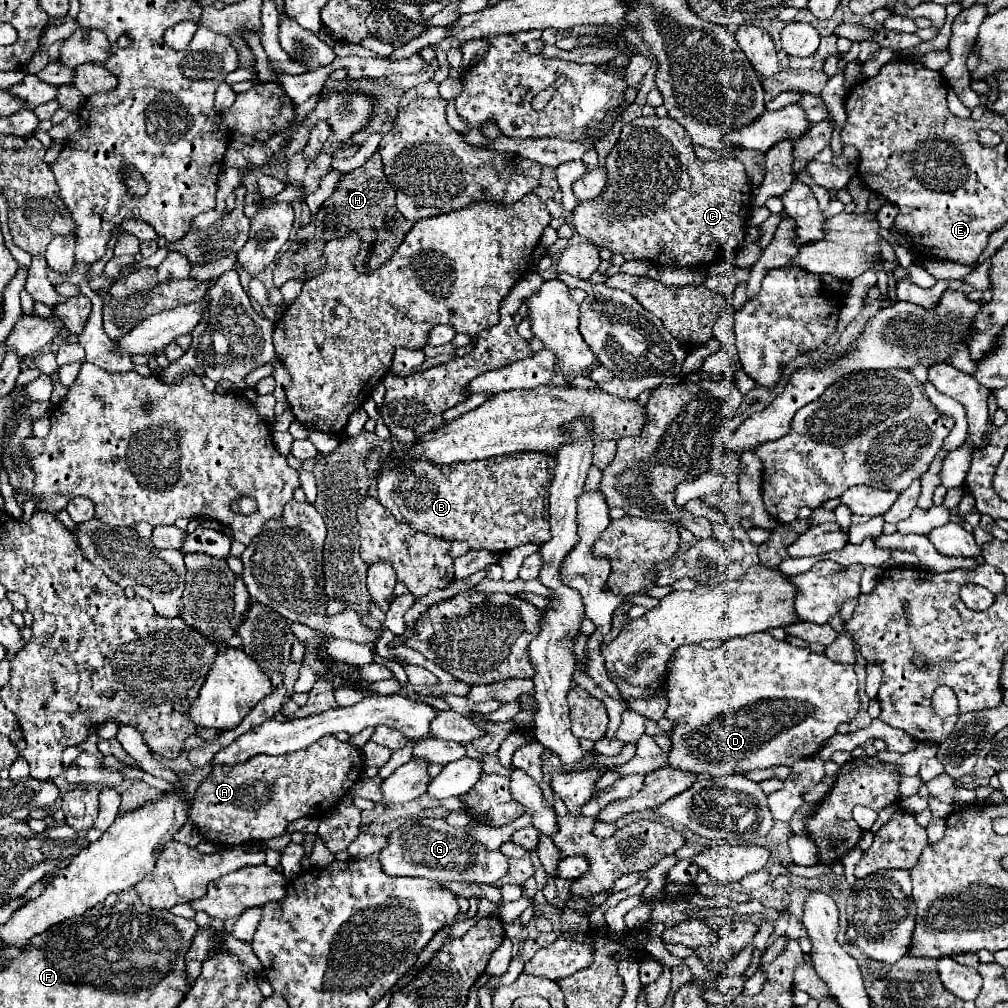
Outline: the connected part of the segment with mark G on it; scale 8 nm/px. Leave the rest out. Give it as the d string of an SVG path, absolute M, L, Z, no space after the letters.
M412 819L412 825L402 825L388 837L388 847L380 853L380 863L388 875L424 877L430 881L466 881L466 883L496 883L508 871L508 857L500 851L488 851L480 841L472 839L464 827L450 827L444 819Z

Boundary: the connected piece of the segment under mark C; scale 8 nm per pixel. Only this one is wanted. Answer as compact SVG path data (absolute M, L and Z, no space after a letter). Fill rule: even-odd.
M638 117L630 123L626 123L622 127L622 133L620 133L620 139L618 143L614 145L614 149L610 151L610 155L606 157L605 168L607 171L608 185L604 187L604 193L600 193L600 197L594 197L590 201L580 201L576 205L576 209L572 211L572 225L574 229L578 231L578 235L582 235L584 239L592 241L594 245L598 247L606 247L610 249L612 253L618 253L622 255L626 261L630 259L644 259L644 261L650 261L652 265L660 265L660 267L700 267L700 265L710 265L710 263L718 263L718 261L726 261L730 259L744 243L744 237L746 237L746 221L748 221L748 215L750 215L750 209L752 209L752 183L746 175L746 169L742 165L740 159L736 157L720 157L720 159L714 159L714 161L704 161L700 159L696 153L694 153L694 145L686 133L686 129L682 129L678 125L678 121L672 121L670 117Z

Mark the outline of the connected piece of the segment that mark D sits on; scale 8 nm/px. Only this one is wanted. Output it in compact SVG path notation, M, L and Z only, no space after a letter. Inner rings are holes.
M770 633L728 639L716 649L682 645L674 651L664 693L670 699L666 717L676 723L672 729L672 751L668 753L670 767L696 769L700 777L744 775L752 769L792 765L814 755L836 733L836 727L852 721L860 709L854 665L834 663L824 653L778 641Z

